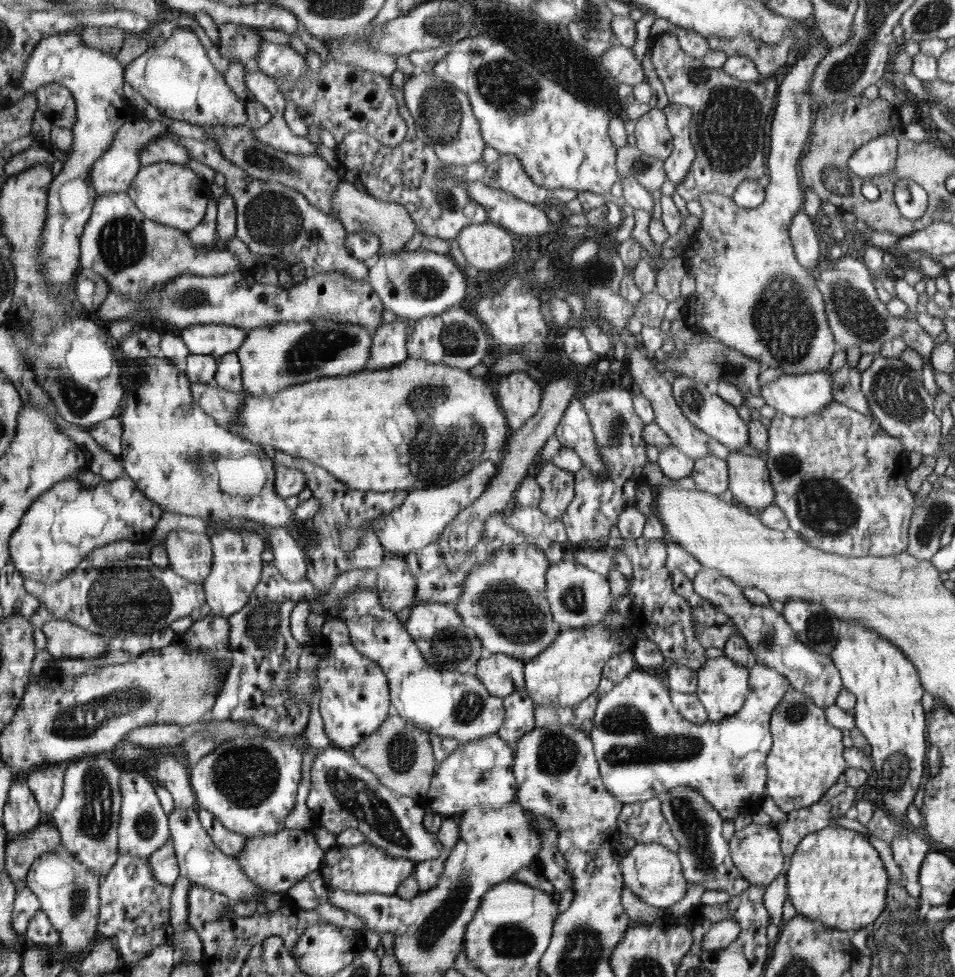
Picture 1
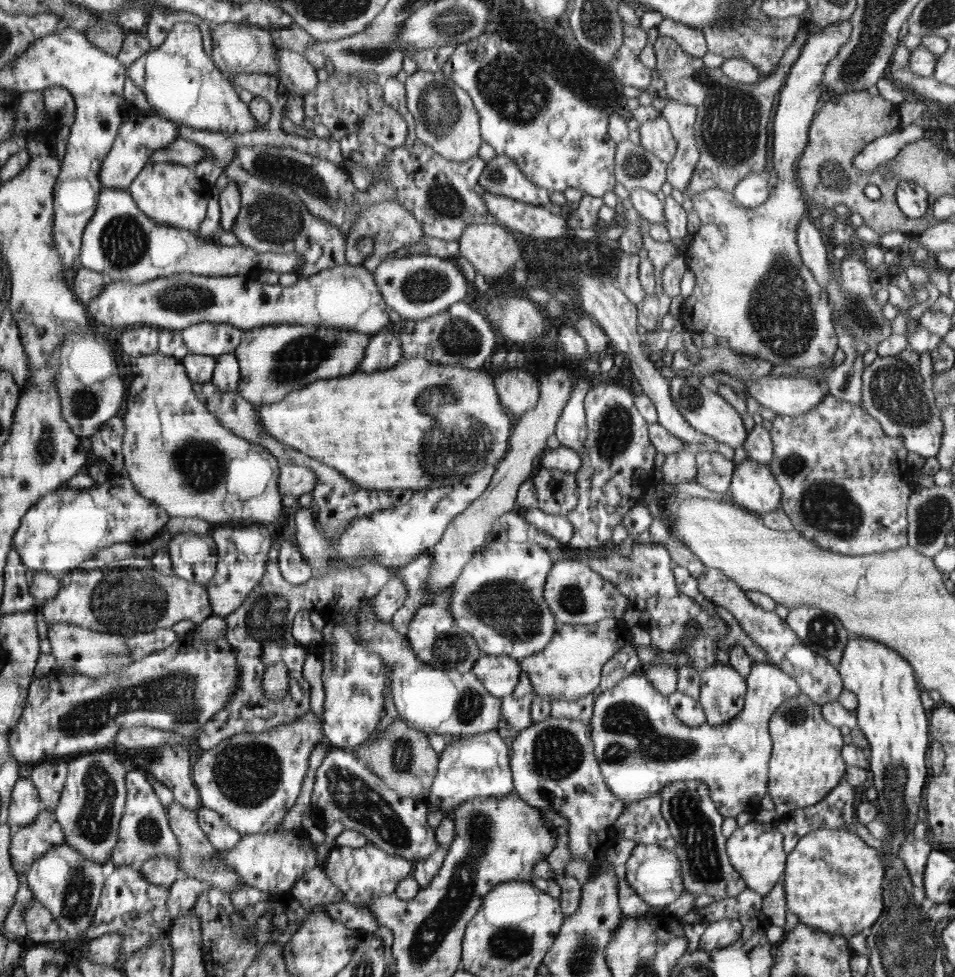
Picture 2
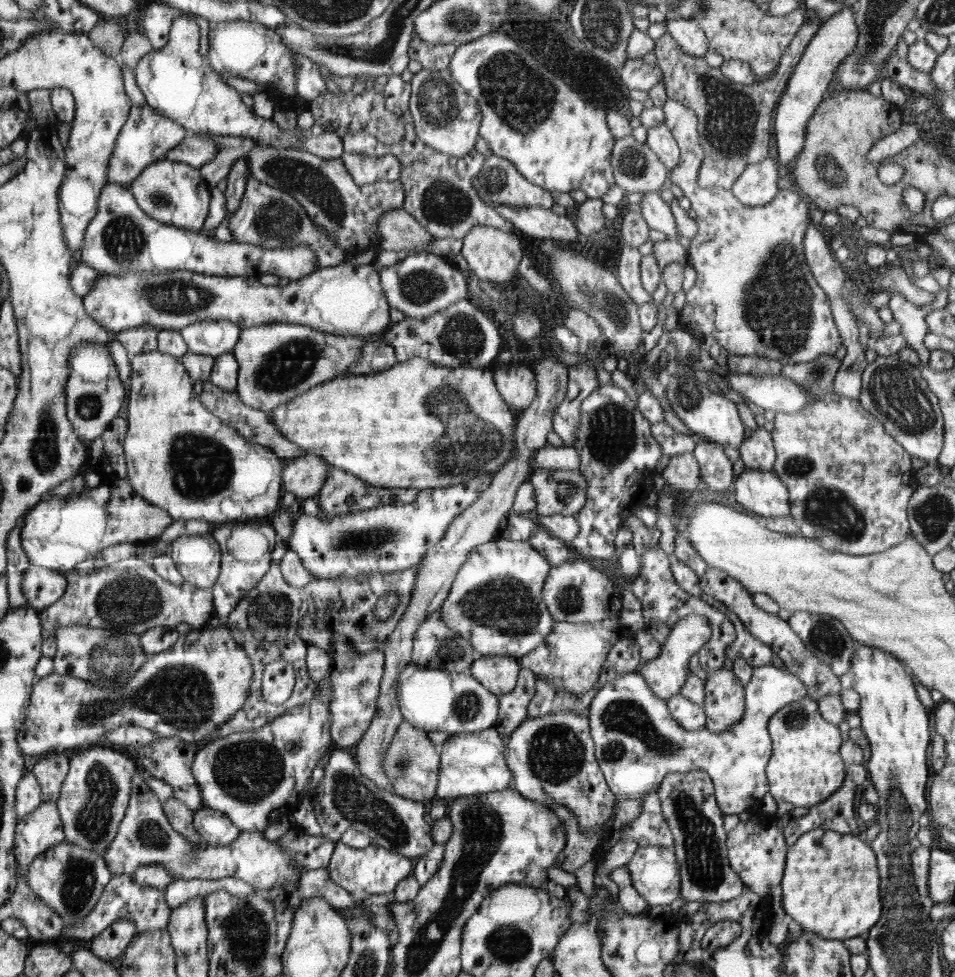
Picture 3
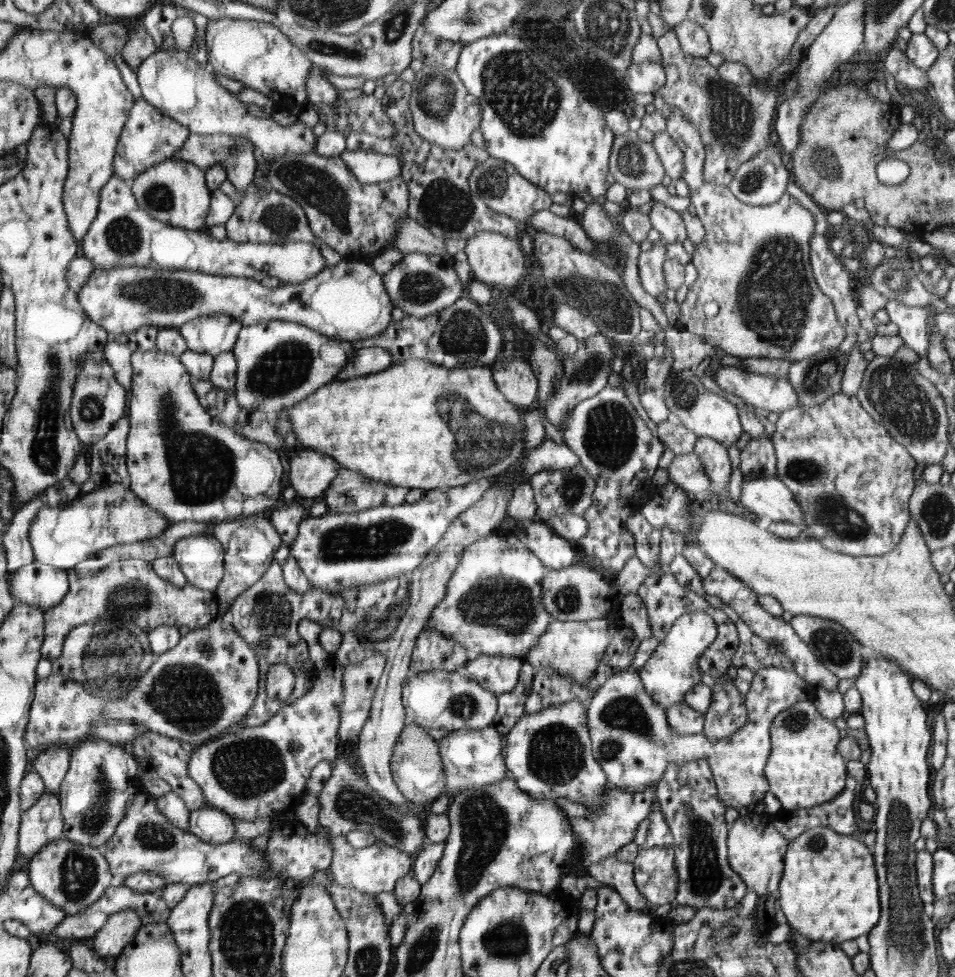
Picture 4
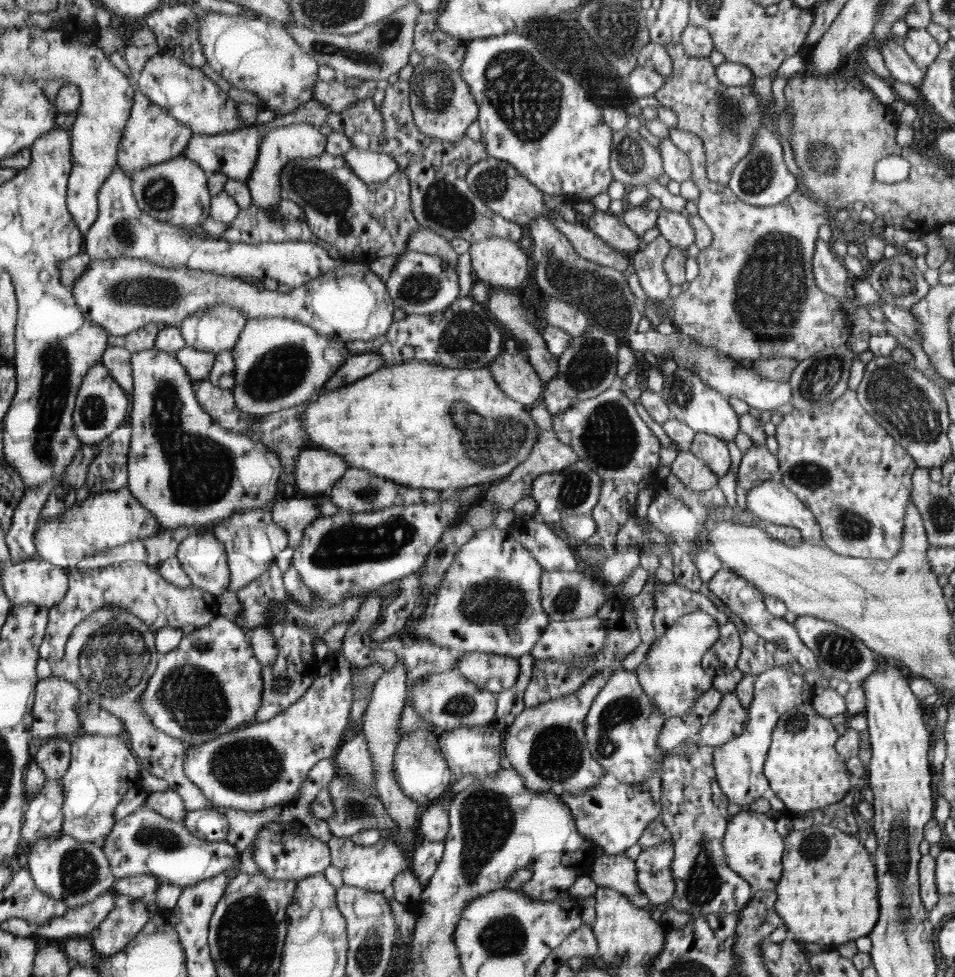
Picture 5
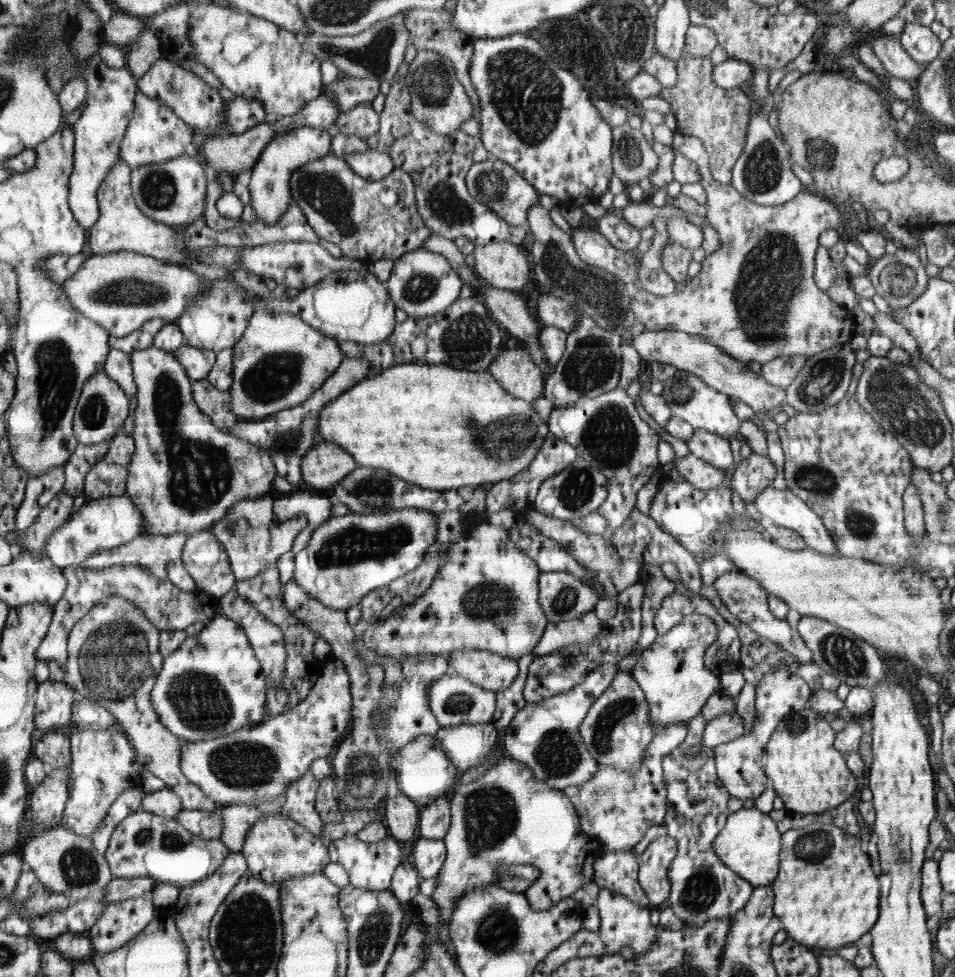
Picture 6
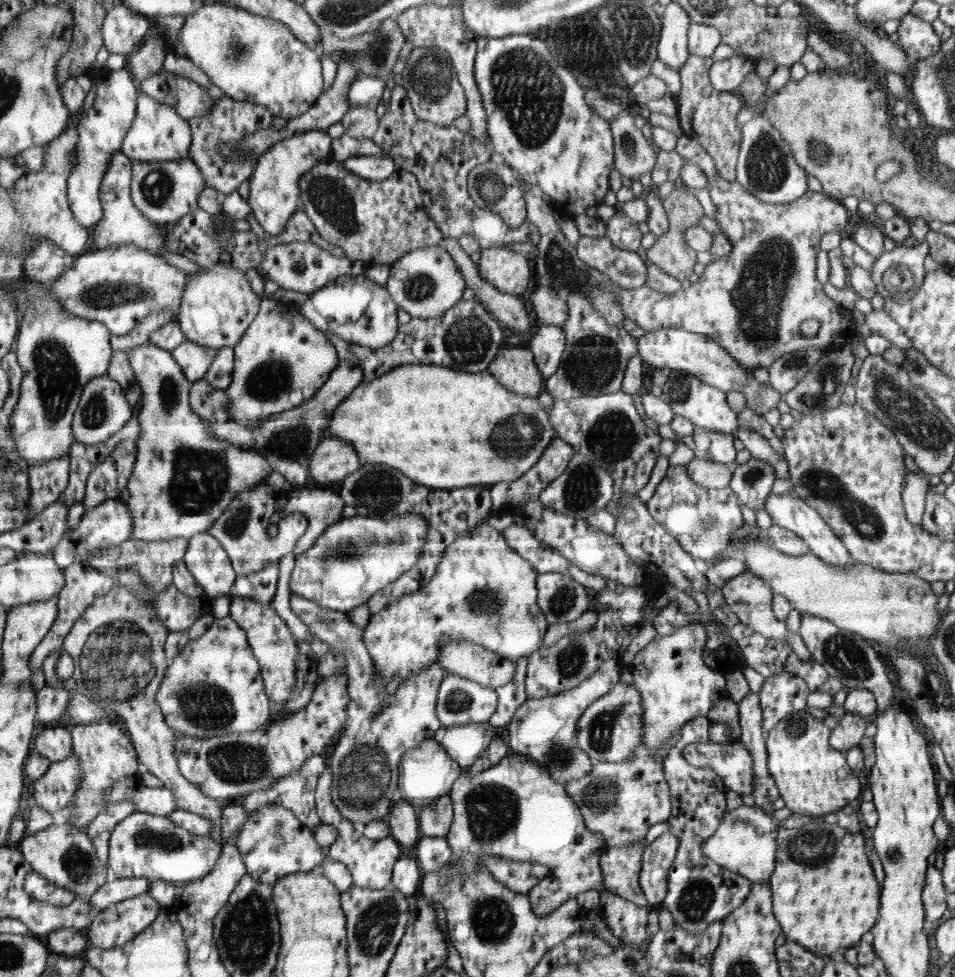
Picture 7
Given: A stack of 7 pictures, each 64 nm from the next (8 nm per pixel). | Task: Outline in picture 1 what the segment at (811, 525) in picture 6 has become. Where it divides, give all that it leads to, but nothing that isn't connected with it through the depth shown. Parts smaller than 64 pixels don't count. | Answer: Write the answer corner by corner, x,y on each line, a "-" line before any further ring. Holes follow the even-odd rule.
737,451
726,458
729,488
734,501
759,512
774,505
774,489
765,460

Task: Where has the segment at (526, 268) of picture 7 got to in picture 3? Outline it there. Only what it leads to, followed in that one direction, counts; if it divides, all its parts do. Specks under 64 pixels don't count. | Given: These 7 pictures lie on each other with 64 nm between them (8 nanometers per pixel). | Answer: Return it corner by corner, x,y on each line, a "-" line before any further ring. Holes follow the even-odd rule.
474,226
463,239
461,254
466,258
469,270
475,272
479,279
498,284
512,282
518,276
516,266
522,260
522,242
516,238
516,233
506,234
489,226

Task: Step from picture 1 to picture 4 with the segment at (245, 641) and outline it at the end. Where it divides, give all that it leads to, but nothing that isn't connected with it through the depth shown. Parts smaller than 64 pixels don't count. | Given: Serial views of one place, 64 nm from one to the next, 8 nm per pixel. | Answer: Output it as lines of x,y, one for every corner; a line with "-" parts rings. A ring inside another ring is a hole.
272,564
263,580
253,584
231,604
228,616
229,621
234,625
239,635
248,644
253,644
253,641
257,638
257,642
263,642
267,646
265,655
260,655
260,652
255,651
255,655
259,659
259,673
261,676
259,684
262,686
261,690
256,693
252,710
248,712
248,716
244,716
242,720
239,720
237,727
262,726
286,706
302,698
312,688
317,671
310,660
307,642
298,632
297,628
300,620
307,618
323,626
324,631
327,629
338,630
342,636
355,630
358,638
363,642
363,652
366,653
369,651
368,643
371,643
368,635
389,617
388,608
394,602
407,598
409,580
410,575
404,575
380,581
376,584
358,584
355,587
342,588
341,591
336,591
335,593
331,593
328,589
311,586
302,593
292,590
285,583
280,564
-
273,664
287,664
294,671
295,687
286,700
272,700
265,693
264,677
267,677
266,670

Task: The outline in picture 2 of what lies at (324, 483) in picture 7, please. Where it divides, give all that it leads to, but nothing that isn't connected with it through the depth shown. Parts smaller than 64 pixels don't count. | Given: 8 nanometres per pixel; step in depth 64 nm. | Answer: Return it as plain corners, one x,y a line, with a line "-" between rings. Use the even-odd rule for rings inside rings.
281,463
279,468
280,477
278,477
277,485
282,498
290,495
301,497
309,492
314,492
317,477
312,469
292,463

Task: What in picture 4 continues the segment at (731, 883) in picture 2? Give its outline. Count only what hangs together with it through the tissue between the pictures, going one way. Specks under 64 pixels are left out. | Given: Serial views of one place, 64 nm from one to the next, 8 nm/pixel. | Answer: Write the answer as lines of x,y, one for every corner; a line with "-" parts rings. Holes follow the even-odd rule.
705,758
686,764
669,764
663,778
656,784
656,797
664,820
673,834
675,860
679,873
678,906
696,909
728,909
736,907
747,894
747,883
727,859
727,832
724,819
726,807
719,797
711,768

